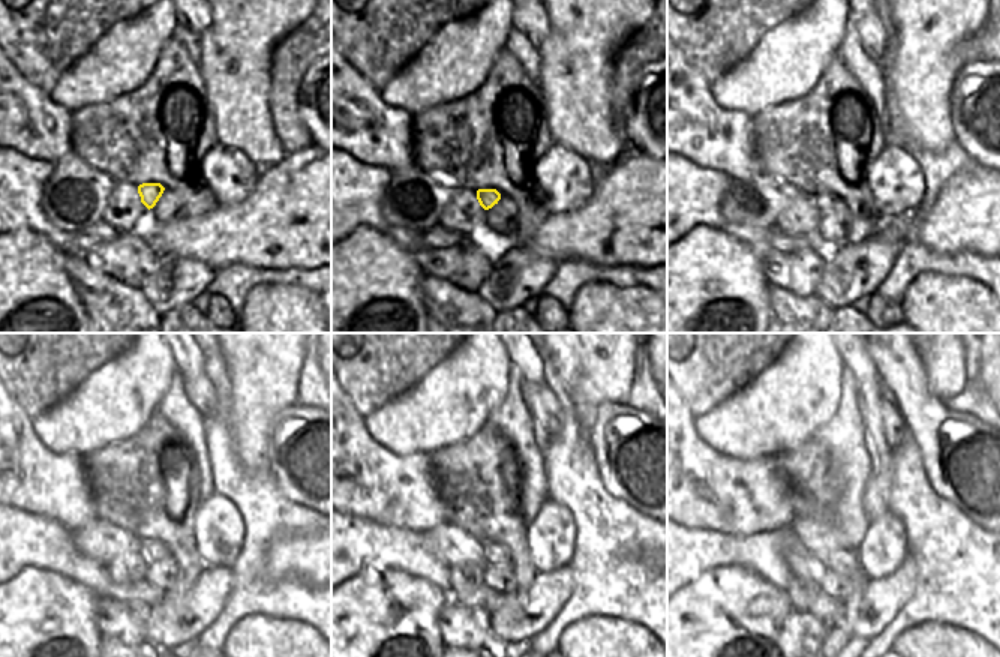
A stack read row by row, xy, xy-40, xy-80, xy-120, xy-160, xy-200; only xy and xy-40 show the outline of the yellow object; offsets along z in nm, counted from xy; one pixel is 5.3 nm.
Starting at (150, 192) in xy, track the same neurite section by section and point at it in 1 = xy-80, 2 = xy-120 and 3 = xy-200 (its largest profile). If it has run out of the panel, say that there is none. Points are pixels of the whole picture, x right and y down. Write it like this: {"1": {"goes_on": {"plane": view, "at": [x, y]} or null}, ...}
{"1": {"goes_on": {"plane": "xy-80", "at": [825, 203]}}, "2": {"goes_on": {"plane": "xy-120", "at": [152, 551]}}, "3": {"goes_on": {"plane": "xy-200", "at": [844, 561]}}}

